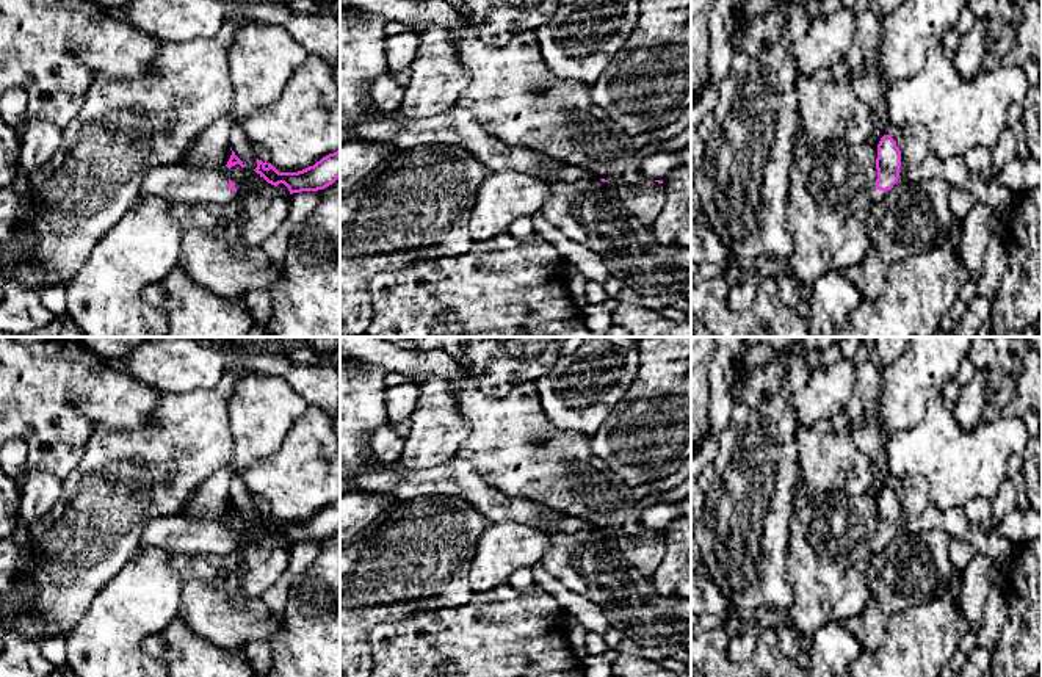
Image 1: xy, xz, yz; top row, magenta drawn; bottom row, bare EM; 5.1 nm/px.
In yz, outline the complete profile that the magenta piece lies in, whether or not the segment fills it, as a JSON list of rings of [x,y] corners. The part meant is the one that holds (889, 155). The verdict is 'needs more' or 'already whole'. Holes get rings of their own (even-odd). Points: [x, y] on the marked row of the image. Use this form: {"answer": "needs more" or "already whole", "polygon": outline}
{"answer": "needs more", "polygon": [[[884,135],[877,144],[877,179],[871,191],[873,202],[882,202],[899,179],[901,150],[890,135]]]}

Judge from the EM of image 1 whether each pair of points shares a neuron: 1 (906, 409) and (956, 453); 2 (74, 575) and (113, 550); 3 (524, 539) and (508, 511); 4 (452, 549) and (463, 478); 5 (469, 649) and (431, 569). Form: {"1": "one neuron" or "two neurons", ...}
{"1": "two neurons", "2": "one neuron", "3": "two neurons", "4": "two neurons", "5": "two neurons"}

